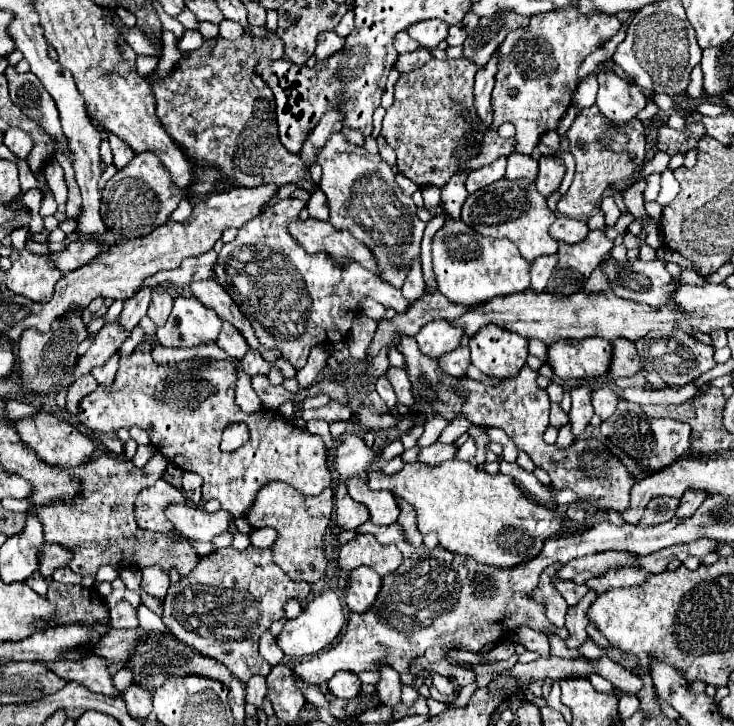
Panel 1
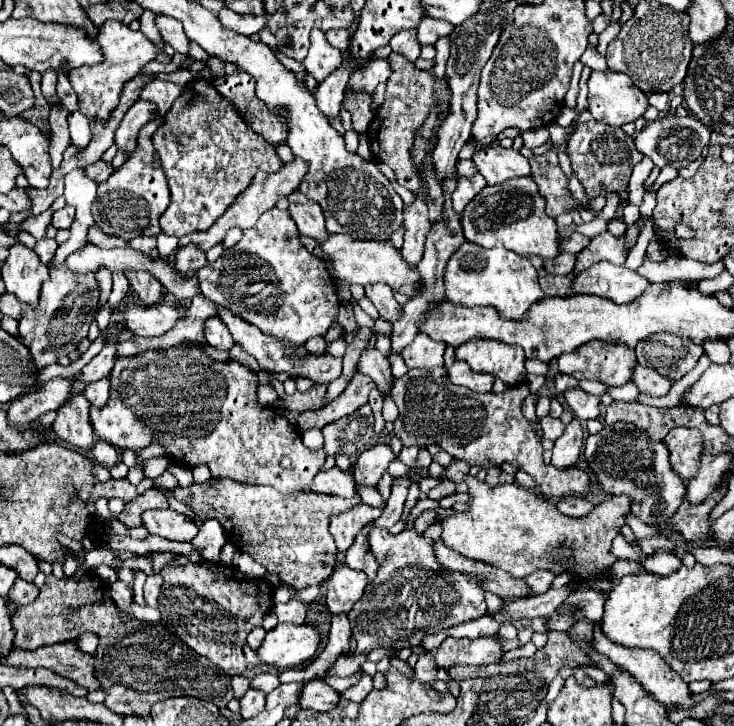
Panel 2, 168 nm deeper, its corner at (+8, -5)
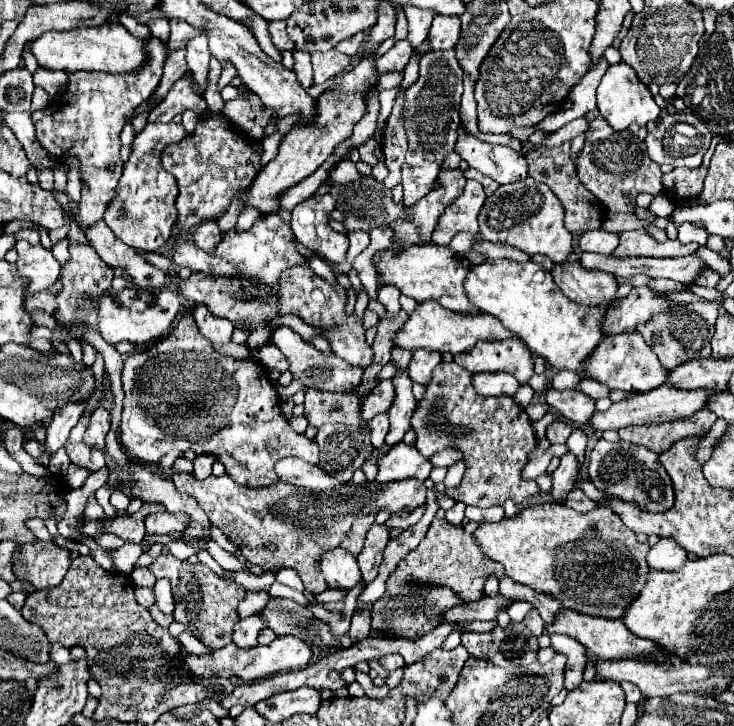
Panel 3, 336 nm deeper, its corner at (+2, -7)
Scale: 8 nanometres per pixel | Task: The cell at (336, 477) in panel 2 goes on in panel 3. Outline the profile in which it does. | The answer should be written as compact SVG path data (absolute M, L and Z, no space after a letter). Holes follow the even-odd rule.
M282 458L276 462L276 472L278 478L282 482L300 486L300 488L308 488L314 492L322 492L322 490L332 490L338 486L338 480L324 472L318 466L312 466L300 458Z

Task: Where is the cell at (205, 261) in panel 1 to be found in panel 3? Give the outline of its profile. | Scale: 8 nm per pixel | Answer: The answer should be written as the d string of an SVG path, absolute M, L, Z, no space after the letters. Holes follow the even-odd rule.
M212 220L192 232L194 244L198 244L198 248L202 248L204 252L214 252L214 244L218 244L220 238L222 238L222 232L218 228L218 222L214 224Z

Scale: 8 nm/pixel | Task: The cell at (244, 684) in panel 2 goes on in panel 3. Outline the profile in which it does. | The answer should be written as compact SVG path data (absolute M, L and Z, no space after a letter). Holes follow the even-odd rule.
M186 632L180 634L177 640L182 644L182 648L191 654L203 656L213 653L213 651L205 647L204 644L200 644L202 643L201 641L198 641L195 637Z

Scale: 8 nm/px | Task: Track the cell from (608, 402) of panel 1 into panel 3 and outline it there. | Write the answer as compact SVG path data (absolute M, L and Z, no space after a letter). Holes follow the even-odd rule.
M546 390L546 402L550 410L576 424L586 424L596 412L596 400L580 390Z

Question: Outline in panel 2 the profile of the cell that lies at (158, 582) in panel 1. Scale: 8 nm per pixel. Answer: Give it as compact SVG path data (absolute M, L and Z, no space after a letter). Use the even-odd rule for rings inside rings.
M154 574L146 580L144 584L144 598L146 598L146 604L156 608L158 606L158 594L160 594L160 586L162 586L162 578L160 574Z

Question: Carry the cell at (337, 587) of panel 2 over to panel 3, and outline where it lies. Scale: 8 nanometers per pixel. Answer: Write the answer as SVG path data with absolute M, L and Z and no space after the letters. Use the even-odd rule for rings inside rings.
M334 548L334 550L326 552L322 556L320 570L322 570L322 574L326 578L326 584L330 588L350 592L358 584L366 586L366 582L362 580L362 574L360 574L356 558L350 552L342 550L342 548Z

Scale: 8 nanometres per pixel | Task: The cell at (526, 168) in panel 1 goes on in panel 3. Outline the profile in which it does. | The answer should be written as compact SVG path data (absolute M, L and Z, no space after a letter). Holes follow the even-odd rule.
M462 128L458 130L456 152L468 162L468 166L476 168L498 184L518 182L528 176L528 164L522 154L508 146L484 144L482 140L466 134Z

